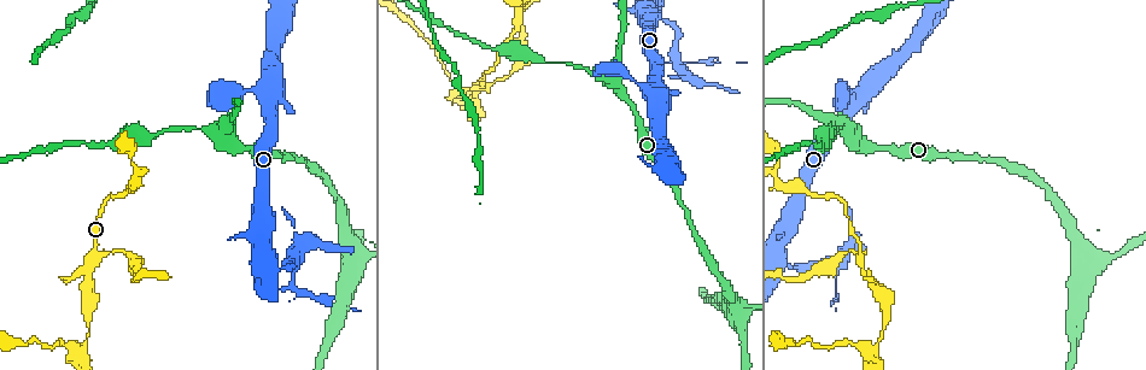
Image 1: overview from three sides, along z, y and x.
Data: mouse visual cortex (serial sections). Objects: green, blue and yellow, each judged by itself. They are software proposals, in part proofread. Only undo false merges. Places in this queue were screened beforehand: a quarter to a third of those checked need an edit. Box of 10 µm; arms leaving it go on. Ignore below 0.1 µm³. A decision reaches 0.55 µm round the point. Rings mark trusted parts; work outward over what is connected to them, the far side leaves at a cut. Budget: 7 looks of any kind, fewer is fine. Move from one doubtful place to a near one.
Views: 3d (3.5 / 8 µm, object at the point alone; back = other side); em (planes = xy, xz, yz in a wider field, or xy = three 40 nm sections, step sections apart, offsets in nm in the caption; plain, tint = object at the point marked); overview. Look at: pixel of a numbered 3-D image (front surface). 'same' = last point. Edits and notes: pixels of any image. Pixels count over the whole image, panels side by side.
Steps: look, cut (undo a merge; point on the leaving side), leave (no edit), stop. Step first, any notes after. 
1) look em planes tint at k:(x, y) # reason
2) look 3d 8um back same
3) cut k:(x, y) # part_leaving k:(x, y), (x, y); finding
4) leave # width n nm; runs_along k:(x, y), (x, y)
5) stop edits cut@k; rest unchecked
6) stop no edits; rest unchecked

look 3d 3.5um at 1:(475, 92) # calibre changes

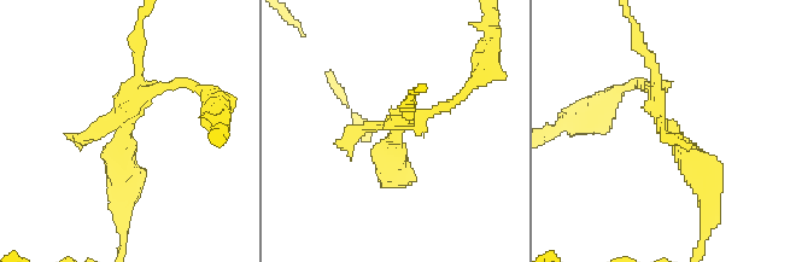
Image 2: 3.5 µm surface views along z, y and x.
look em xy step 5 tint at 2:(669, 127)

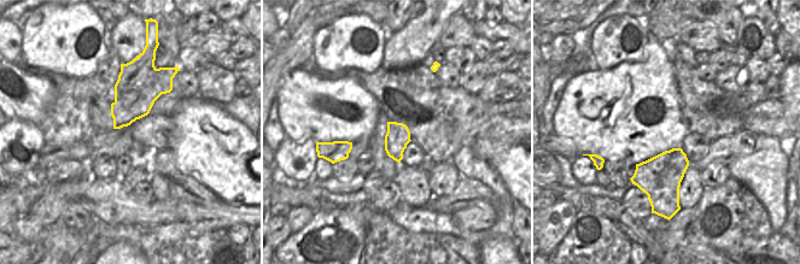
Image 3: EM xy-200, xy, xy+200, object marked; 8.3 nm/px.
cut 2:(350, 141) # a second cell is stuck on

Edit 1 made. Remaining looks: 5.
look 3d 3.5um at 1:(221, 131) # a fork

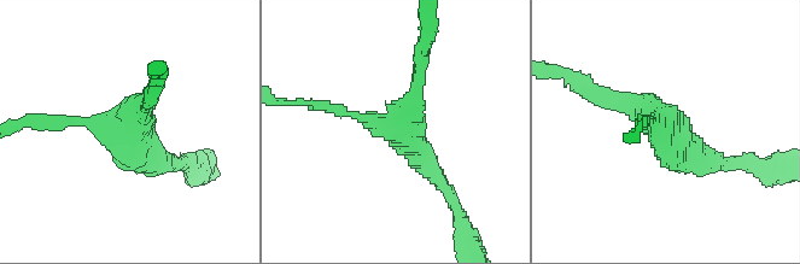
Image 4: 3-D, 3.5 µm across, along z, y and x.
look em xy step 2 tint at 4:(122, 127) # arms 3; arm_widths 150, 200, 300 nm; shape alone is not enough

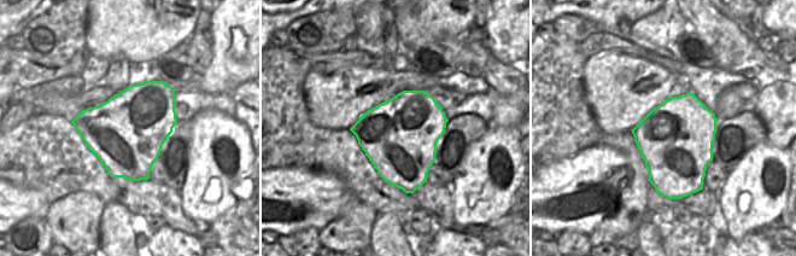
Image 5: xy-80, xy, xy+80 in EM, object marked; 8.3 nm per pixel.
leave # runs_along 4:(438, 180), (393, 127), (315, 105); one cell here

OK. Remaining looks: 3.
look 3d 3.5um at 1:(663, 20) # abrupt turn

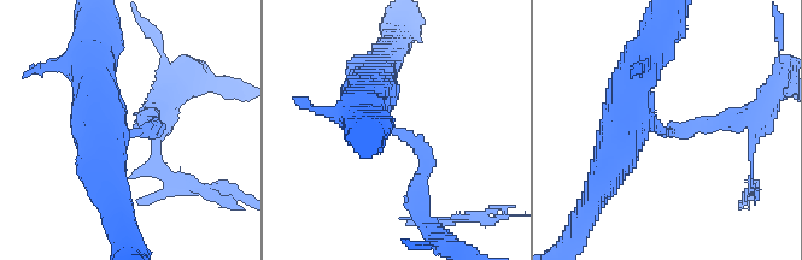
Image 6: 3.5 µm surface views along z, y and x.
look em xy step 5 tint at 6:(661, 132)

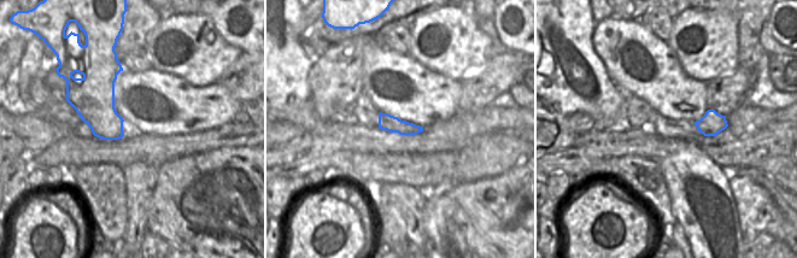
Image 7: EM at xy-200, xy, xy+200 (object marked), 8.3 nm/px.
cut 6:(150, 125) # arm_widths 200, 500 nm; part_leaving 6:(656, 128), (742, 120), (745, 112); two cells meet here

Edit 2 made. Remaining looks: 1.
stop edits cut@2, cut@6; rest unchecked

